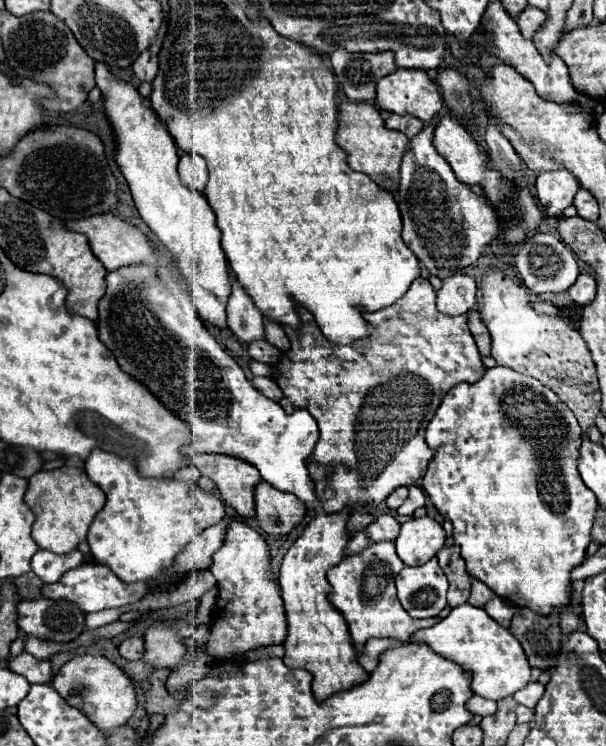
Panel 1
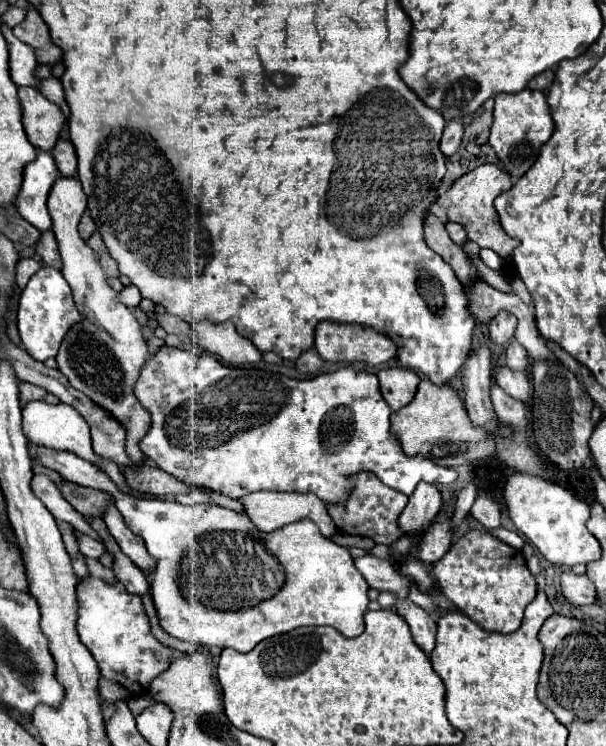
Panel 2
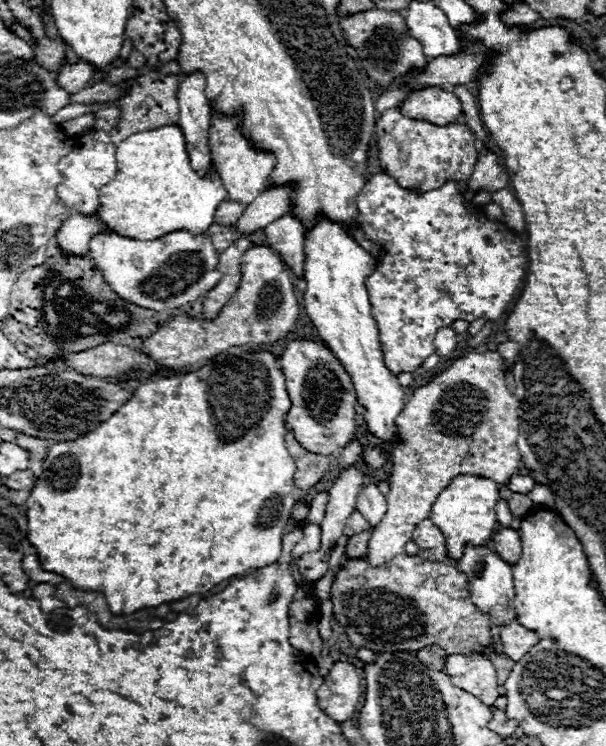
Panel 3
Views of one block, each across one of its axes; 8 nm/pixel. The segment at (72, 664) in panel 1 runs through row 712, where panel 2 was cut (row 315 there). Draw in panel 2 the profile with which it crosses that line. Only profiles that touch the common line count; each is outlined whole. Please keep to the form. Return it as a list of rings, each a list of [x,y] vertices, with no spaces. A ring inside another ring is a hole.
[[[58,176],[48,196],[48,210],[54,222],[52,232],[56,236],[64,262],[62,274],[72,288],[78,310],[84,316],[82,322],[66,334],[60,346],[60,352],[56,356],[58,370],[76,390],[84,392],[104,410],[110,410],[110,414],[118,422],[122,422],[122,426],[128,430],[126,452],[132,462],[140,462],[144,454],[138,448],[138,442],[150,428],[150,414],[140,406],[132,388],[138,380],[140,368],[146,364],[152,352],[146,346],[138,320],[124,304],[116,300],[118,292],[108,286],[106,274],[100,268],[96,254],[78,234],[78,222],[82,212],[86,210],[86,194],[82,190],[80,180],[74,176]]]

